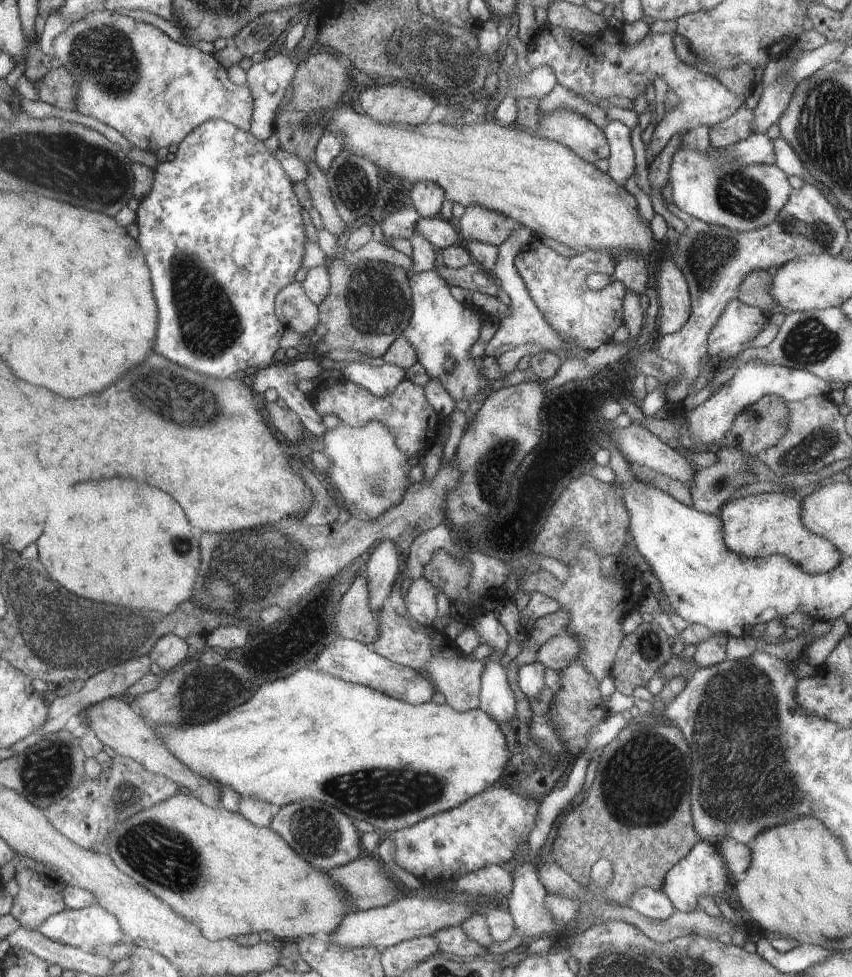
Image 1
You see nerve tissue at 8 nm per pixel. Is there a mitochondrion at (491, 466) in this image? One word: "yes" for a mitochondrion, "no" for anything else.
yes

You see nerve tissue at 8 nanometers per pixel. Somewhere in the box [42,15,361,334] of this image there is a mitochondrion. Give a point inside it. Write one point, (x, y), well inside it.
(104, 57)

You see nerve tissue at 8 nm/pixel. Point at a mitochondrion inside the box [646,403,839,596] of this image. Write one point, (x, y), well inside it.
(720, 482)

